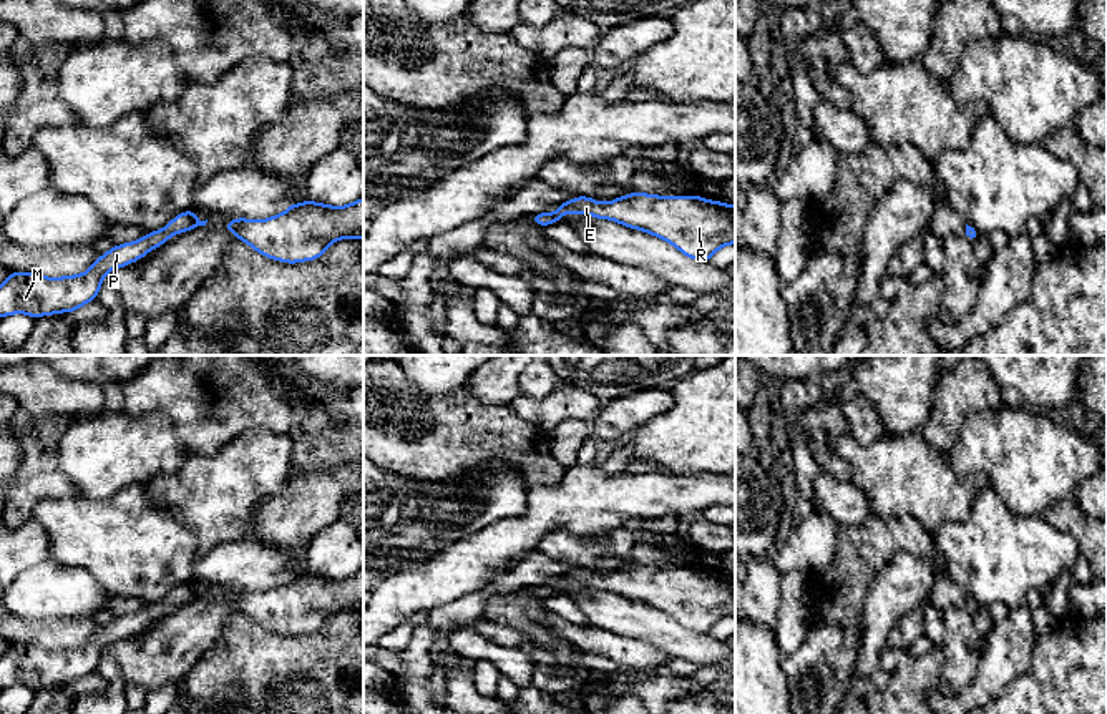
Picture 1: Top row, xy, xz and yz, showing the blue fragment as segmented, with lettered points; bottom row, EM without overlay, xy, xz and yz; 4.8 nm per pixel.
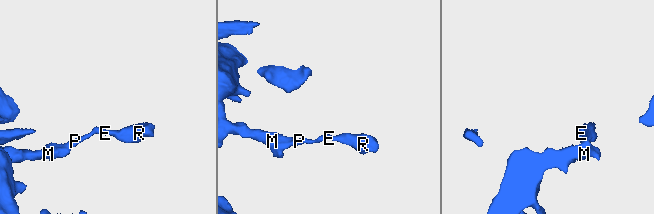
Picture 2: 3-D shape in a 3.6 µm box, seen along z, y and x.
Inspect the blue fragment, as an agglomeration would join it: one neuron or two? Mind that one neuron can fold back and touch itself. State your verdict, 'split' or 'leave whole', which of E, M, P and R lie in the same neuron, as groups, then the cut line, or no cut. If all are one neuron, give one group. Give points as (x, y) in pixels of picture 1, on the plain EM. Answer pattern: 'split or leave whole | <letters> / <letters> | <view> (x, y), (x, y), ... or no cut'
leave whole | E M P R | no cut

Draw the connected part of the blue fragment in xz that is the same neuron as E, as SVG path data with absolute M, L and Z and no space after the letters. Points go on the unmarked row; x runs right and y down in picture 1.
M631 565L611 575L579 568L558 578L558 584L541 584L531 594L549 598L566 584L612 591L657 608L695 633L709 633L722 618L735 616L735 578L699 568Z

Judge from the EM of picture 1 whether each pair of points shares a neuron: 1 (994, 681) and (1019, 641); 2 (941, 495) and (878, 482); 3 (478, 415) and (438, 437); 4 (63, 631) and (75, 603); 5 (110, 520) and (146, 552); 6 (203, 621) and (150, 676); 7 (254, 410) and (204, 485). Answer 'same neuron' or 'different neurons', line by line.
1: same neuron
2: same neuron
3: same neuron
4: different neurons
5: same neuron
6: same neuron
7: different neurons

